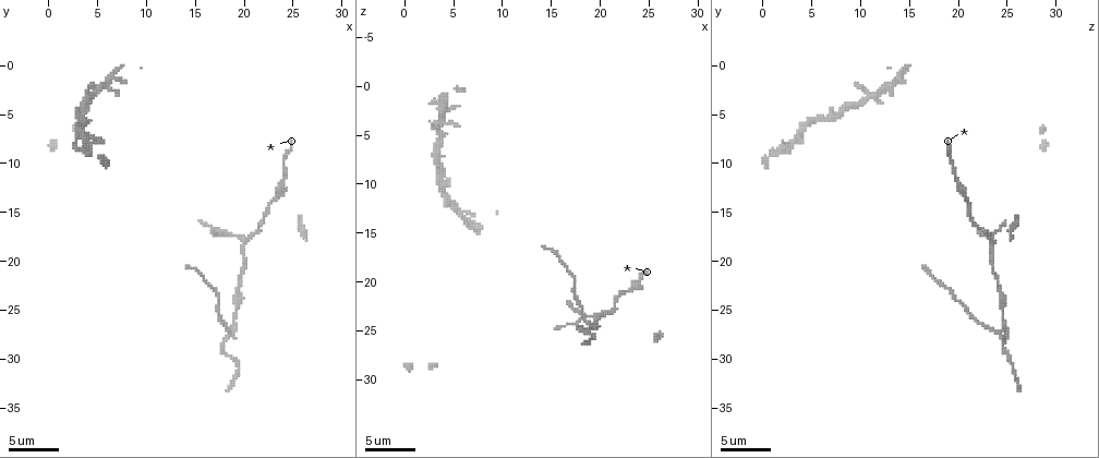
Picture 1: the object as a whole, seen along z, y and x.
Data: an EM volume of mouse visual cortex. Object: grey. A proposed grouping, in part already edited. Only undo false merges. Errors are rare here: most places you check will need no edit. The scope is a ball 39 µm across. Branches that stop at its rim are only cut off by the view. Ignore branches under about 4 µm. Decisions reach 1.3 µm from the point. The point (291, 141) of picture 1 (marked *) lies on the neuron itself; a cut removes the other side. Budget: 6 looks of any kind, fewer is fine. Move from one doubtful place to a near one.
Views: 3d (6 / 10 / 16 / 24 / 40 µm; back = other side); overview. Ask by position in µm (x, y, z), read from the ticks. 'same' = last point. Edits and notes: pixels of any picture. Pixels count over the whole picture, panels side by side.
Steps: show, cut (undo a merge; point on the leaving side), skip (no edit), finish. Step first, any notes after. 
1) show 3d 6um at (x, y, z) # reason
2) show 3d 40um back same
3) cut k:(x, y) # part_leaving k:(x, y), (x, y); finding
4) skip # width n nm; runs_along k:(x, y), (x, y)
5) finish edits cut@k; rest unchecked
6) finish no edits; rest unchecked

show 3d 10um at (20.0, 18.2, 23.4) # branch point

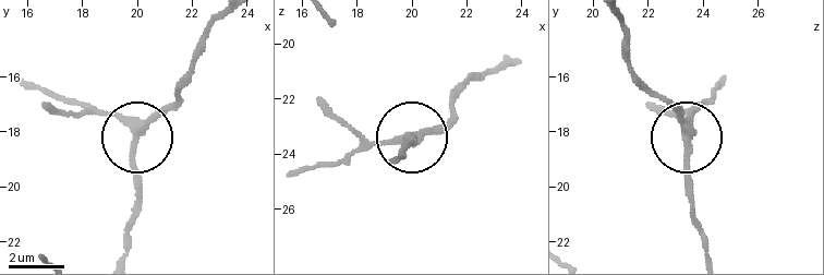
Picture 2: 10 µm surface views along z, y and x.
skip # width 250 nm; runs_along 2:(620, 24), (632, 66), (669, 102), (683, 132), (695, 104); continuous, no second neuron

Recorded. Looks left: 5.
show 3d 6um at (18.8, 27.0, 25.0) # four or more arms meet

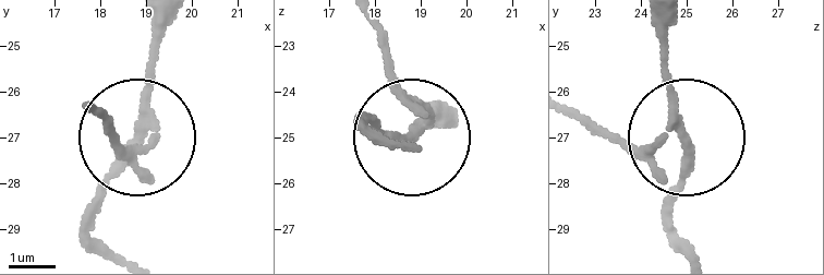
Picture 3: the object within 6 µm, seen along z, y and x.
cut 3:(153, 181) # arms 4; two neurons meet here

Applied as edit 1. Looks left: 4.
show overview

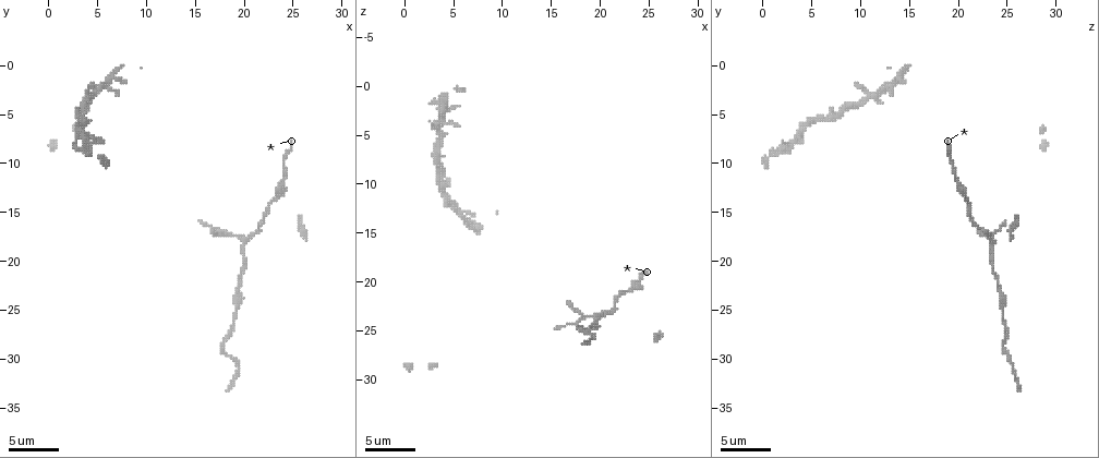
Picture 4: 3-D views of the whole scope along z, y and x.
show 3d 16um at (19.6, 22.6, 24.2) # sudden change in width

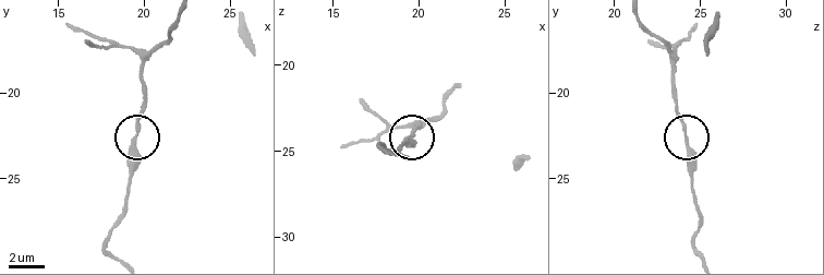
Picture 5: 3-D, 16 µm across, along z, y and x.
skip # runs_along 5:(180, 18), (143, 70), (143, 109), (130, 191); one neuron here

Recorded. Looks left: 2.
finish edits cut@3; rest unchecked

